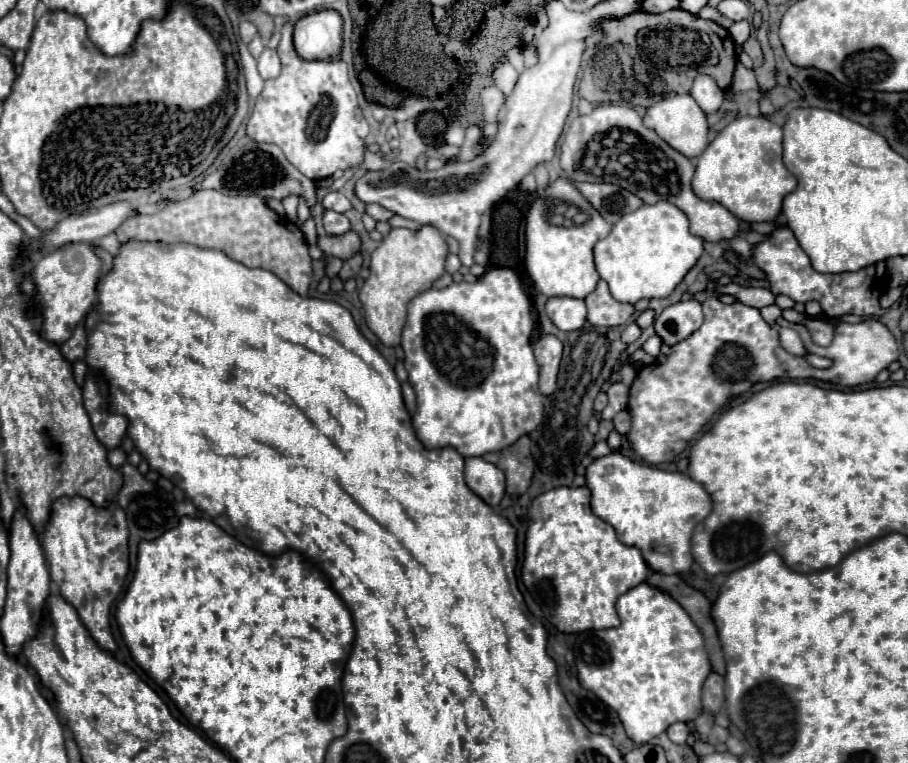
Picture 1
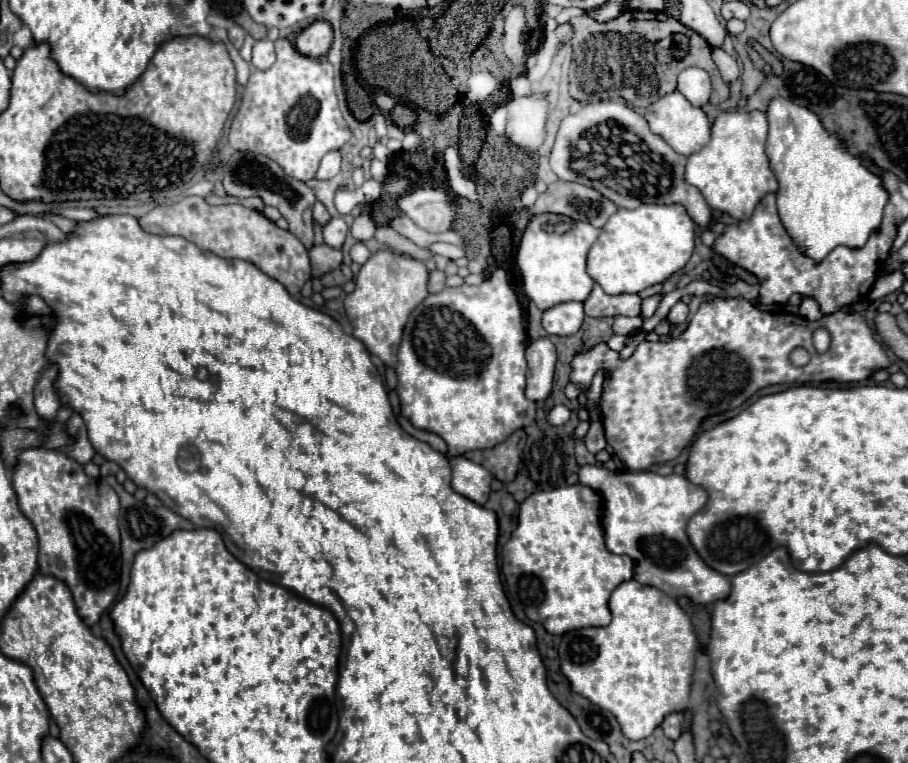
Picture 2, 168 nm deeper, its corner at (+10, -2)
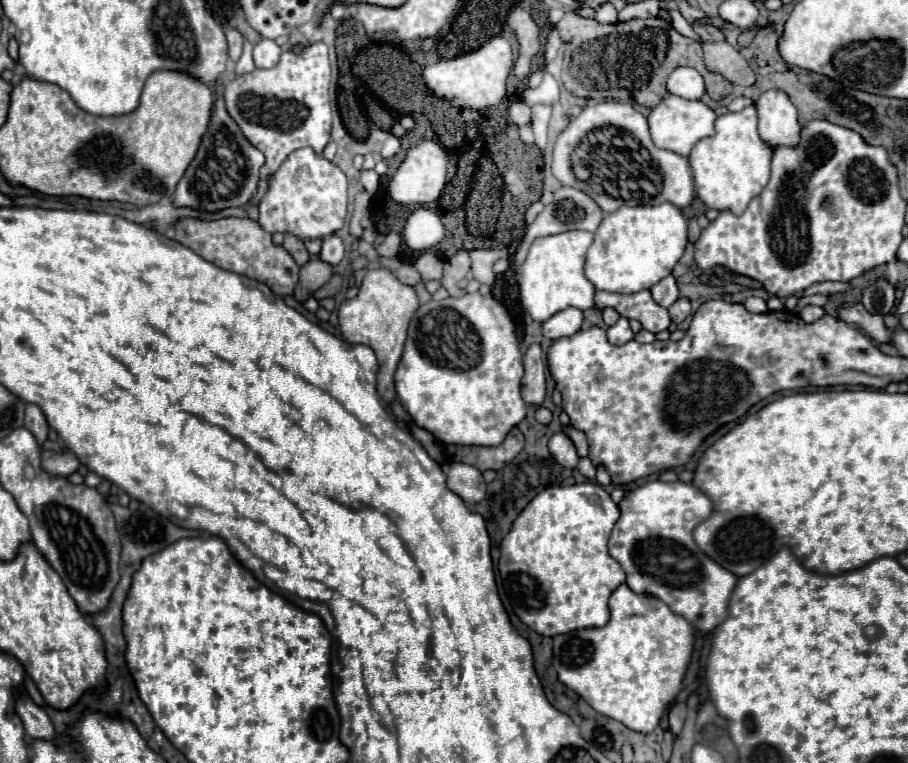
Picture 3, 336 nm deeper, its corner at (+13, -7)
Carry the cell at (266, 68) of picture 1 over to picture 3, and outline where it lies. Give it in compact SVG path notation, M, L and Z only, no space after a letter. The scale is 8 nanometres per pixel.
M261 40L253 48L253 60L257 68L273 68L279 62L281 48L273 40Z

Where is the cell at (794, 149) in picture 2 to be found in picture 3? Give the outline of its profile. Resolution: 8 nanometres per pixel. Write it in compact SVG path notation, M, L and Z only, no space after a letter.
M781 90L763 92L755 102L755 108L759 112L759 136L763 138L765 144L769 144L773 150L781 146L789 148L799 146L801 136L799 112L785 92Z

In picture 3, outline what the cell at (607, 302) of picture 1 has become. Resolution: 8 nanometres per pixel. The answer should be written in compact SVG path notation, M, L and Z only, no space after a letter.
M597 290L595 308L615 308L623 318L637 318L643 324L643 328L653 334L667 330L671 324L667 310L651 298L649 290L641 290L635 294L611 294Z

